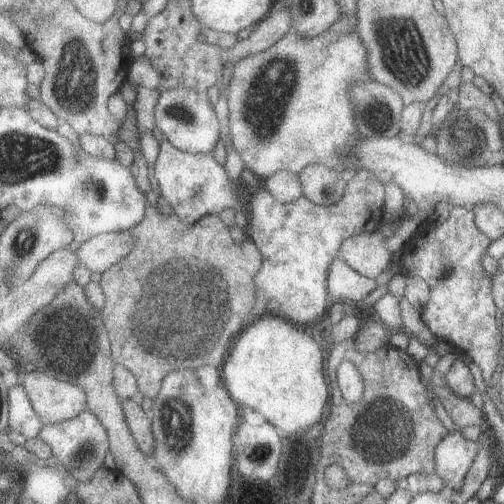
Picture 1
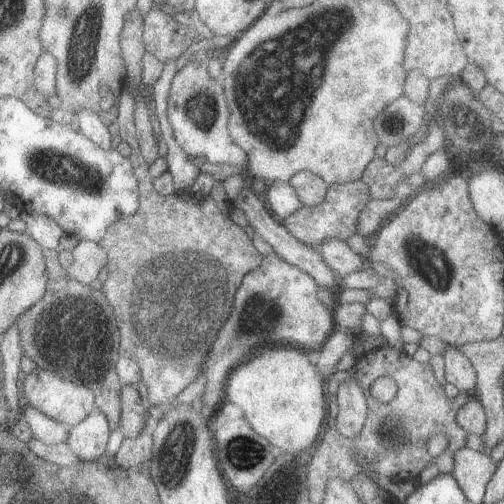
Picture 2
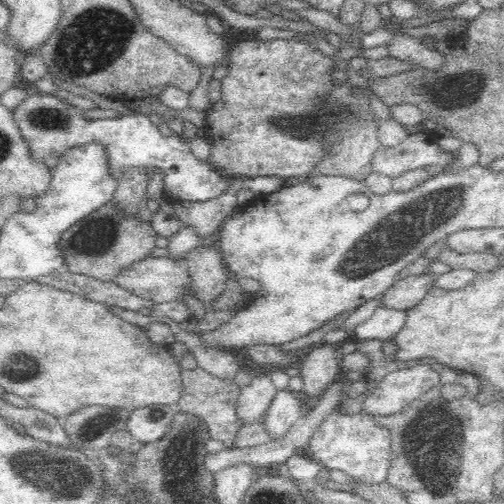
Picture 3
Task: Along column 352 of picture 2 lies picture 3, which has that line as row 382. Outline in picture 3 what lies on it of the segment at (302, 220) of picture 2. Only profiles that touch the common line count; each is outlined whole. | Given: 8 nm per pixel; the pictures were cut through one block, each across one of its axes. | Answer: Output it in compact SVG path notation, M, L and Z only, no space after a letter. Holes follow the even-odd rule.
M194 368L194 370L182 370L182 398L180 402L174 406L176 412L184 412L184 414L192 414L198 416L206 426L208 426L208 434L212 440L220 440L224 444L224 448L234 450L234 440L238 430L244 426L244 420L240 420L240 416L236 414L236 406L238 406L238 396L240 396L240 386L236 386L234 380L224 380L224 378L216 378L214 374L206 372L204 368Z

